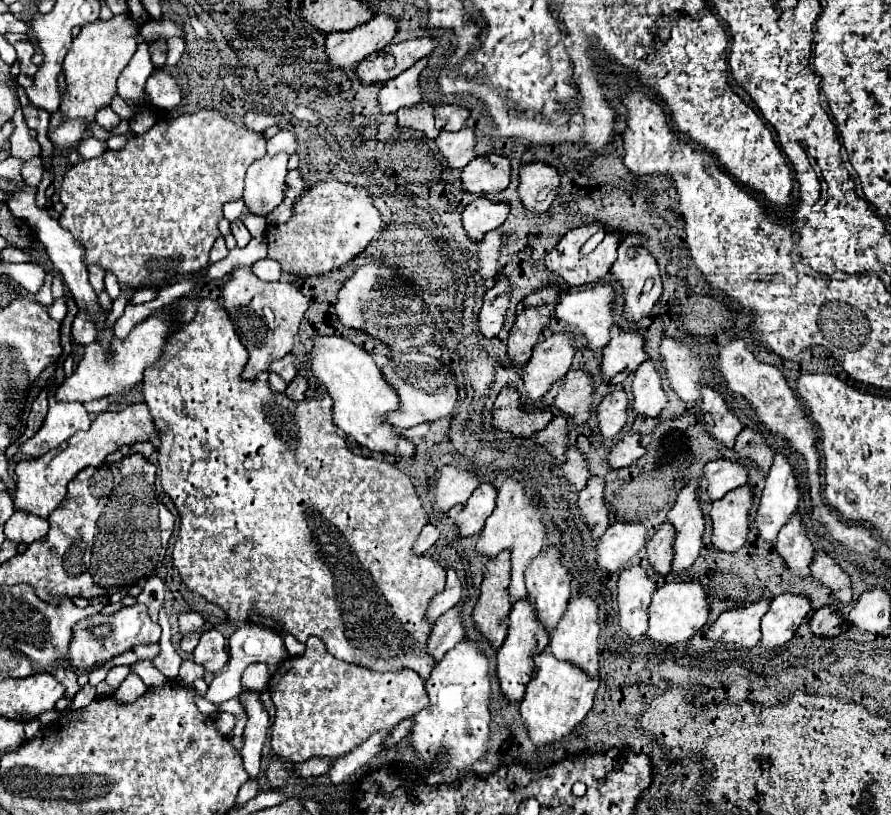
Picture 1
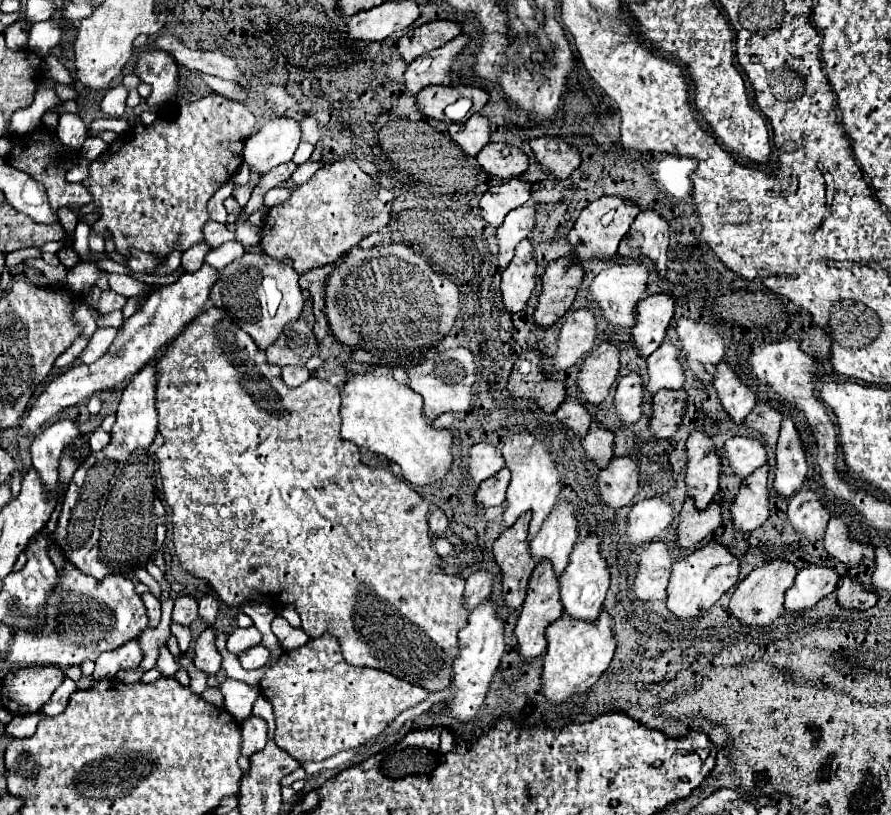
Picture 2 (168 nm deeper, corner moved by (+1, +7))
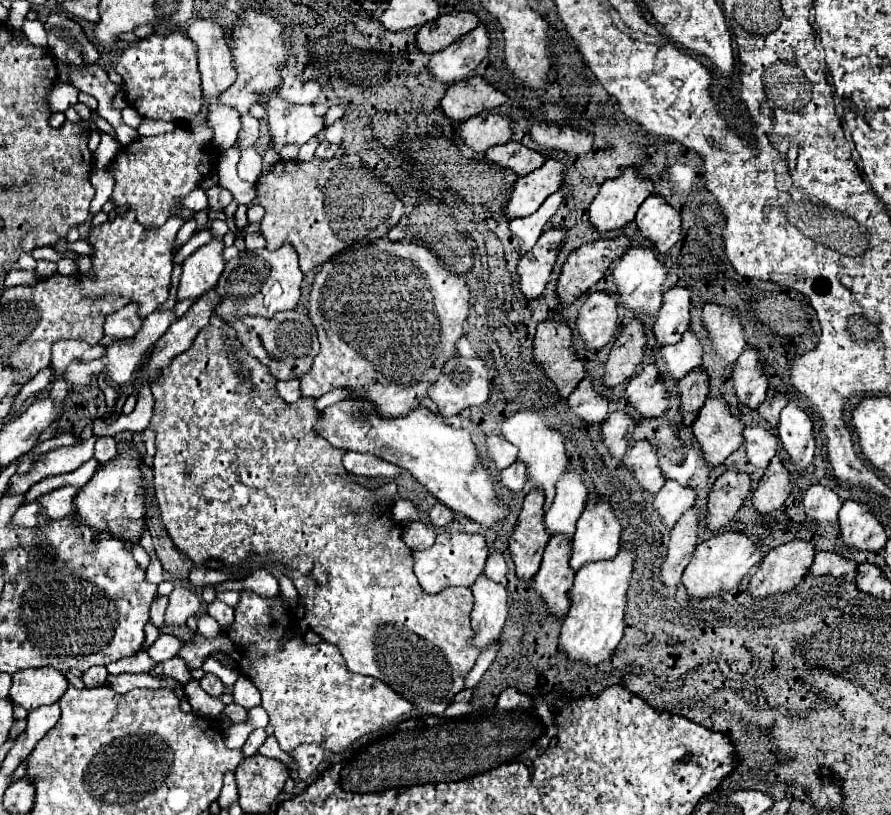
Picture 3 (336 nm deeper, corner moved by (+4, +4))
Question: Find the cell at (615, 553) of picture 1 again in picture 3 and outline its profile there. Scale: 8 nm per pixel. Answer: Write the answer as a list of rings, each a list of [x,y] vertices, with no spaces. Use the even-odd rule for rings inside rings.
[[[666,480],[666,484],[662,486],[662,490],[656,494],[654,500],[654,510],[660,514],[662,522],[666,526],[674,526],[678,522],[678,518],[694,506],[696,500],[696,492],[690,486],[682,486],[676,480]]]

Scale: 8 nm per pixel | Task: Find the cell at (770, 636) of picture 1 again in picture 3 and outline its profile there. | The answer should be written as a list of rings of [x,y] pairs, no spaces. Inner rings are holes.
[[[818,552],[814,558],[814,564],[810,568],[810,574],[820,576],[820,574],[832,574],[836,578],[846,578],[852,580],[858,574],[858,562],[848,560],[840,556],[838,552]]]

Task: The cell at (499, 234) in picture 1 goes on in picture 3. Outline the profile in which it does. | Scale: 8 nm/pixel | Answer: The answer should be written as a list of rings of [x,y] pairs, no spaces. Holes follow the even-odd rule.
[[[554,192],[546,198],[546,202],[534,214],[524,216],[524,218],[514,218],[510,222],[510,230],[520,240],[522,252],[526,252],[528,248],[532,248],[536,244],[536,240],[540,238],[540,234],[544,230],[544,224],[556,214],[562,200],[564,200],[562,192]]]

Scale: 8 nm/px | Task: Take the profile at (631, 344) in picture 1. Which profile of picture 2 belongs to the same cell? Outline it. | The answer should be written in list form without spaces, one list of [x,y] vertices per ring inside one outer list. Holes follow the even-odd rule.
[[[651,295],[635,305],[631,339],[639,357],[649,357],[661,345],[673,309],[673,299],[667,295]]]

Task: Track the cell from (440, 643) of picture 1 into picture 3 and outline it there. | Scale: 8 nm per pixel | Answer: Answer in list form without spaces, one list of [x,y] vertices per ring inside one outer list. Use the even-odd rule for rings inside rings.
[[[490,554],[488,556],[488,562],[486,562],[486,568],[484,568],[484,574],[488,578],[492,578],[494,582],[500,582],[500,584],[508,584],[506,580],[506,574],[508,574],[508,564],[504,560],[502,554]]]

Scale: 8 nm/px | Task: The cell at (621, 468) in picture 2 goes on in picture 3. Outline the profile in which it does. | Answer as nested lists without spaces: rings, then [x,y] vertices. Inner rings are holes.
[[[648,440],[636,442],[624,456],[624,468],[636,474],[636,480],[644,492],[656,494],[666,478],[658,466],[658,448]]]

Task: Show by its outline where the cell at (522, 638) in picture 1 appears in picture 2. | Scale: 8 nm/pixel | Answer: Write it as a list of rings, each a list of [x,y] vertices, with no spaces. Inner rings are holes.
[[[539,563],[533,569],[533,575],[529,579],[527,597],[525,597],[521,615],[517,619],[515,631],[513,631],[513,635],[517,639],[517,653],[523,661],[533,661],[545,651],[547,641],[543,639],[543,631],[551,623],[555,623],[559,617],[561,617],[561,611],[559,611],[559,581],[555,579],[555,575],[551,571],[551,563]]]

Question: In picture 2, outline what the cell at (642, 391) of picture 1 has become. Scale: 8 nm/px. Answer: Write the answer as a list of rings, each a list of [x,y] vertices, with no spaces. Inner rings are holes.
[[[669,341],[649,355],[647,359],[647,391],[657,393],[661,389],[679,389],[685,381],[683,367],[679,363],[679,349]]]

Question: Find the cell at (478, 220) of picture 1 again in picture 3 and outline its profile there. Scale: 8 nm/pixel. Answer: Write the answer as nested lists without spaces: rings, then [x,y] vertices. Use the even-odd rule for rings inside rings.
[[[550,158],[540,168],[536,168],[536,172],[522,176],[516,182],[512,198],[506,204],[508,218],[532,214],[552,192],[556,192],[562,186],[564,170],[564,162]]]

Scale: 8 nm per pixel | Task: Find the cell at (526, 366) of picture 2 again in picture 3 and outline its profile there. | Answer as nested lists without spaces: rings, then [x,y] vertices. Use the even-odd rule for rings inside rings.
[[[556,312],[550,320],[544,320],[538,324],[538,332],[534,340],[534,356],[542,364],[542,370],[546,372],[546,376],[554,380],[562,398],[568,398],[572,390],[580,384],[580,380],[586,376],[584,362],[580,362],[576,350],[572,348],[572,328],[568,326],[566,318],[560,312]]]

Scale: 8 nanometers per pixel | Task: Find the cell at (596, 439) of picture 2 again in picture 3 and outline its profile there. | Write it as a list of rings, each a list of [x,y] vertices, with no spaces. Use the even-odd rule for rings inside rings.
[[[624,410],[612,412],[608,416],[608,420],[604,422],[602,438],[616,460],[622,460],[624,454],[628,452],[634,426],[636,426],[636,420],[630,414],[626,414]]]

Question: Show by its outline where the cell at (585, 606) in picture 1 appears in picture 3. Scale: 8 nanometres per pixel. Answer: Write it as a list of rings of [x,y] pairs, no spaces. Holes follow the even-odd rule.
[[[596,498],[590,502],[578,518],[578,528],[572,538],[574,570],[580,570],[586,562],[614,558],[620,550],[620,520],[608,498]]]

